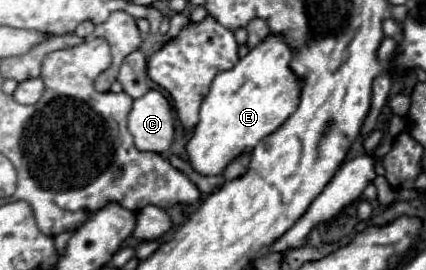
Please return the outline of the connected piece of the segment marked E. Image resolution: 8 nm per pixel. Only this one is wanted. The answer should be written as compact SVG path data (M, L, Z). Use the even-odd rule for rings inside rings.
M268 35L262 43L258 43L246 57L242 57L230 71L222 71L216 75L212 81L210 93L204 97L202 107L200 107L200 123L196 125L186 149L188 149L188 159L192 167L200 175L220 175L222 169L240 153L250 153L258 141L262 141L266 135L276 131L290 113L298 107L298 89L302 89L302 81L290 73L290 45L282 41L278 35Z

